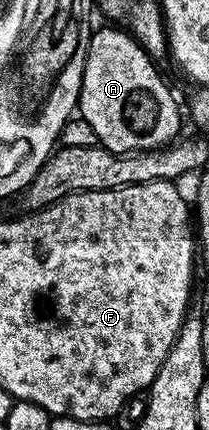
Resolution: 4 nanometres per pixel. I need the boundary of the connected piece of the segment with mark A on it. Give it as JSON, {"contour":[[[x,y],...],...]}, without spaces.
{"contour":[[[108,27],[112,28],[100,28],[91,33],[88,41],[79,115],[90,122],[99,147],[110,152],[151,152],[173,143],[181,135],[182,108],[176,105],[167,82],[160,77],[157,61],[123,27]]]}

